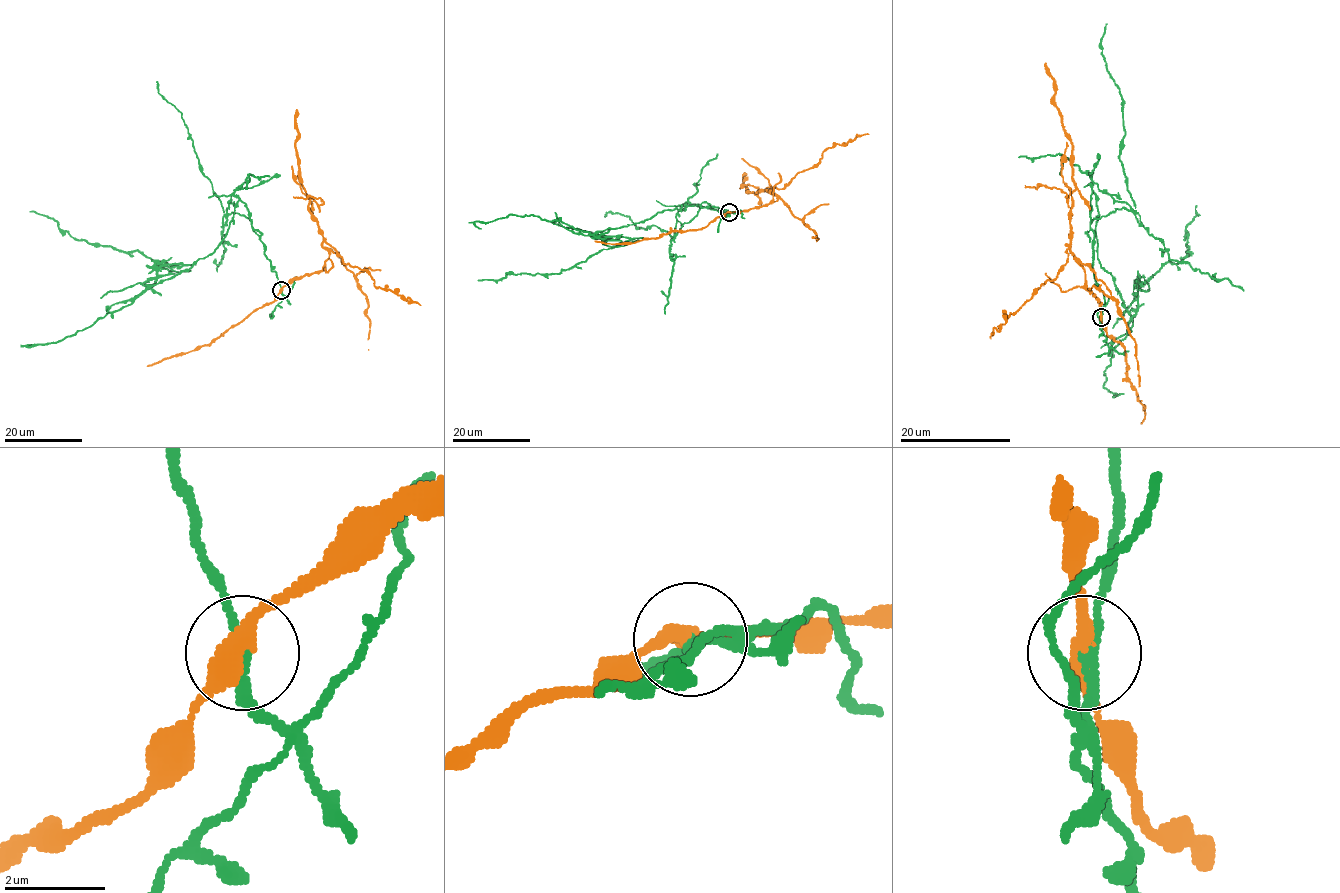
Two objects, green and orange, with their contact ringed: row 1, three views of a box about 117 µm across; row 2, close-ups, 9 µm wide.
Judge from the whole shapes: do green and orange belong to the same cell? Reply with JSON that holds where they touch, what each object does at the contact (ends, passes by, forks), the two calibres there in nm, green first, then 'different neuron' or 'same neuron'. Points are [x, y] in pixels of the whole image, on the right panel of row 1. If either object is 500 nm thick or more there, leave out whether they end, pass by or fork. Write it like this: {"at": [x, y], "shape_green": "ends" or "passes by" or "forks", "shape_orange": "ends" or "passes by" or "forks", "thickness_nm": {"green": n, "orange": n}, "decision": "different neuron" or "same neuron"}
{"at": [1101, 317], "shape_green": "passes by", "shape_orange": "passes by", "thickness_nm": {"green": 200, "orange": 340}, "decision": "different neuron"}

